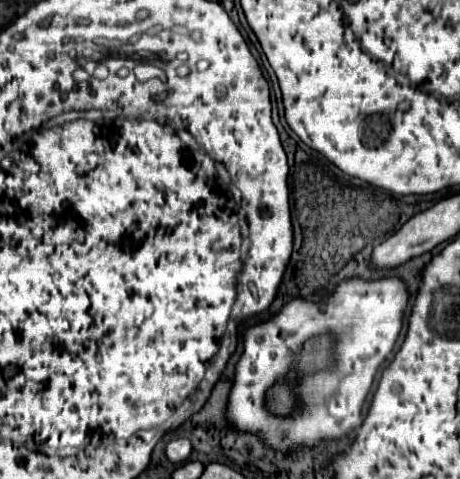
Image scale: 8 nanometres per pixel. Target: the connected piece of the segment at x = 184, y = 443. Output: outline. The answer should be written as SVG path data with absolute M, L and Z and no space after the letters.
M174 439L166 445L166 455L170 461L174 463L184 463L192 453L192 445L190 445L190 439Z

